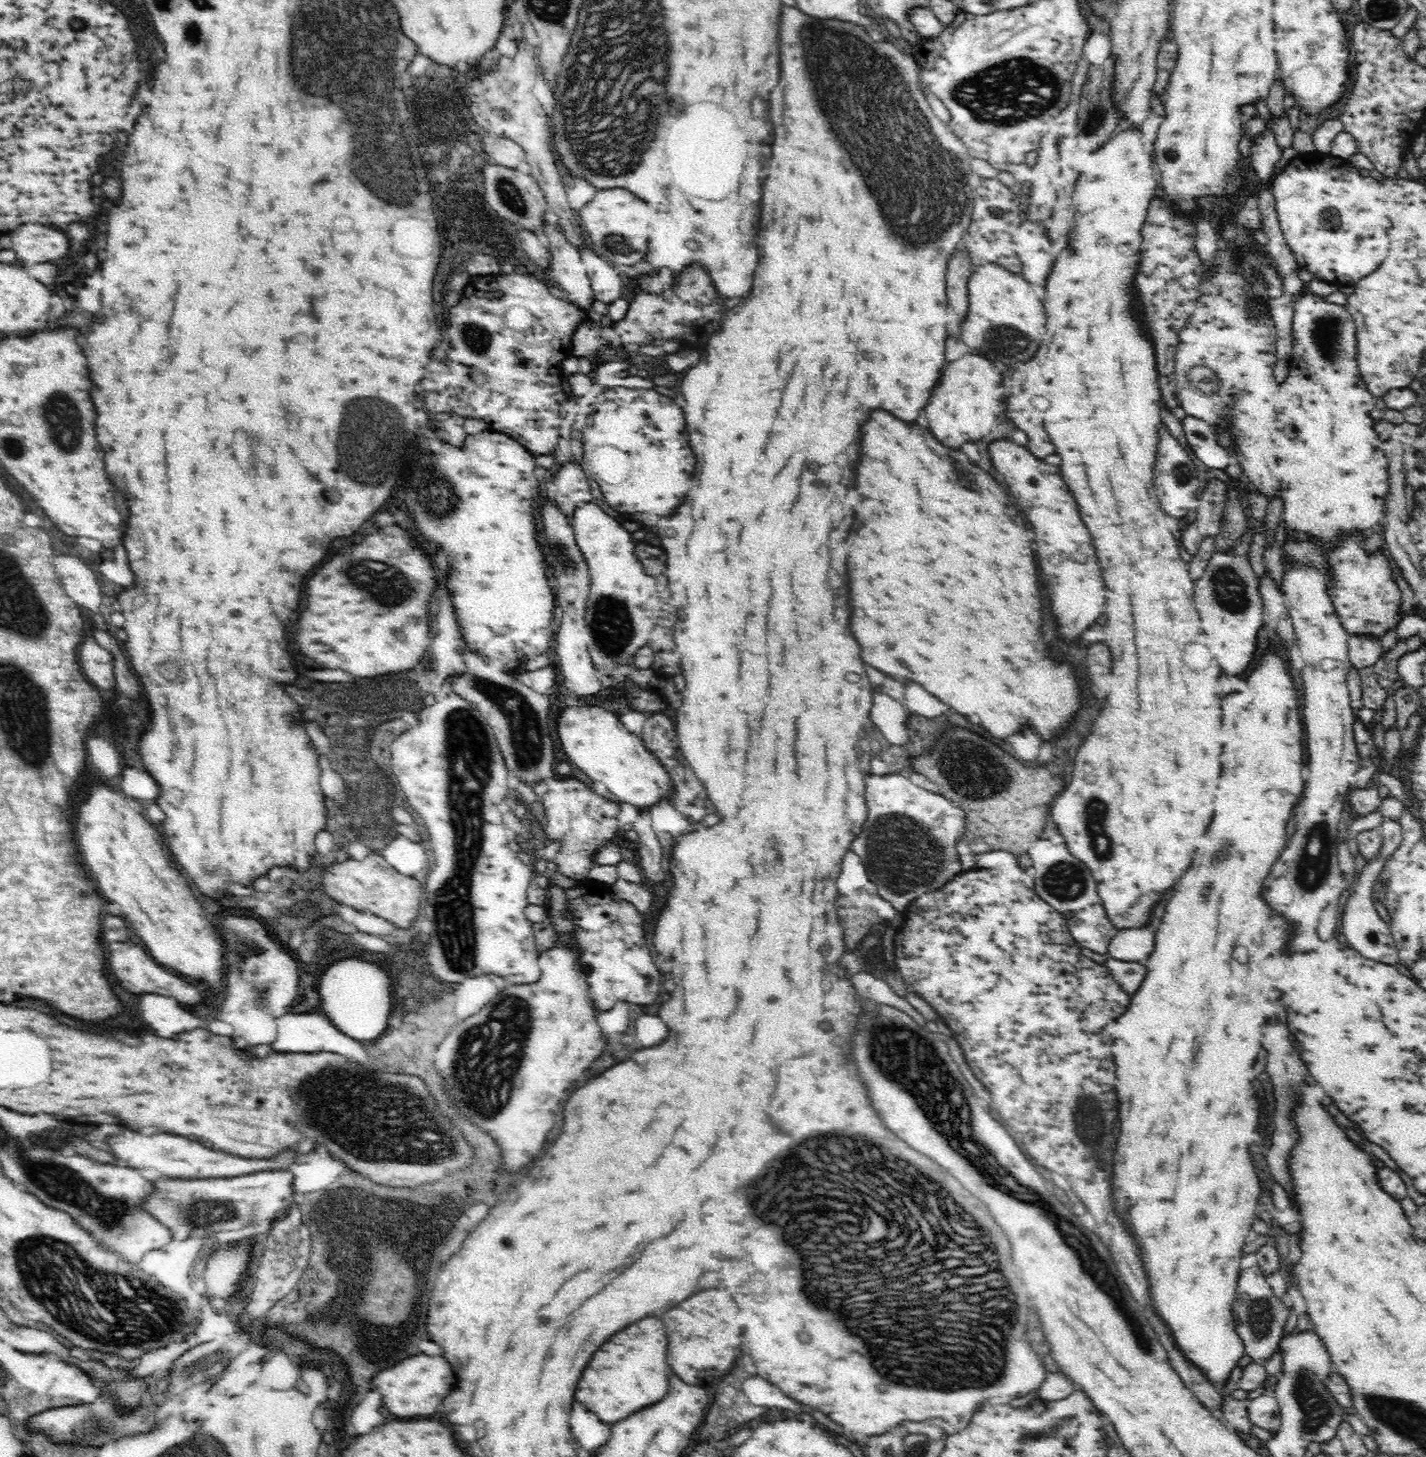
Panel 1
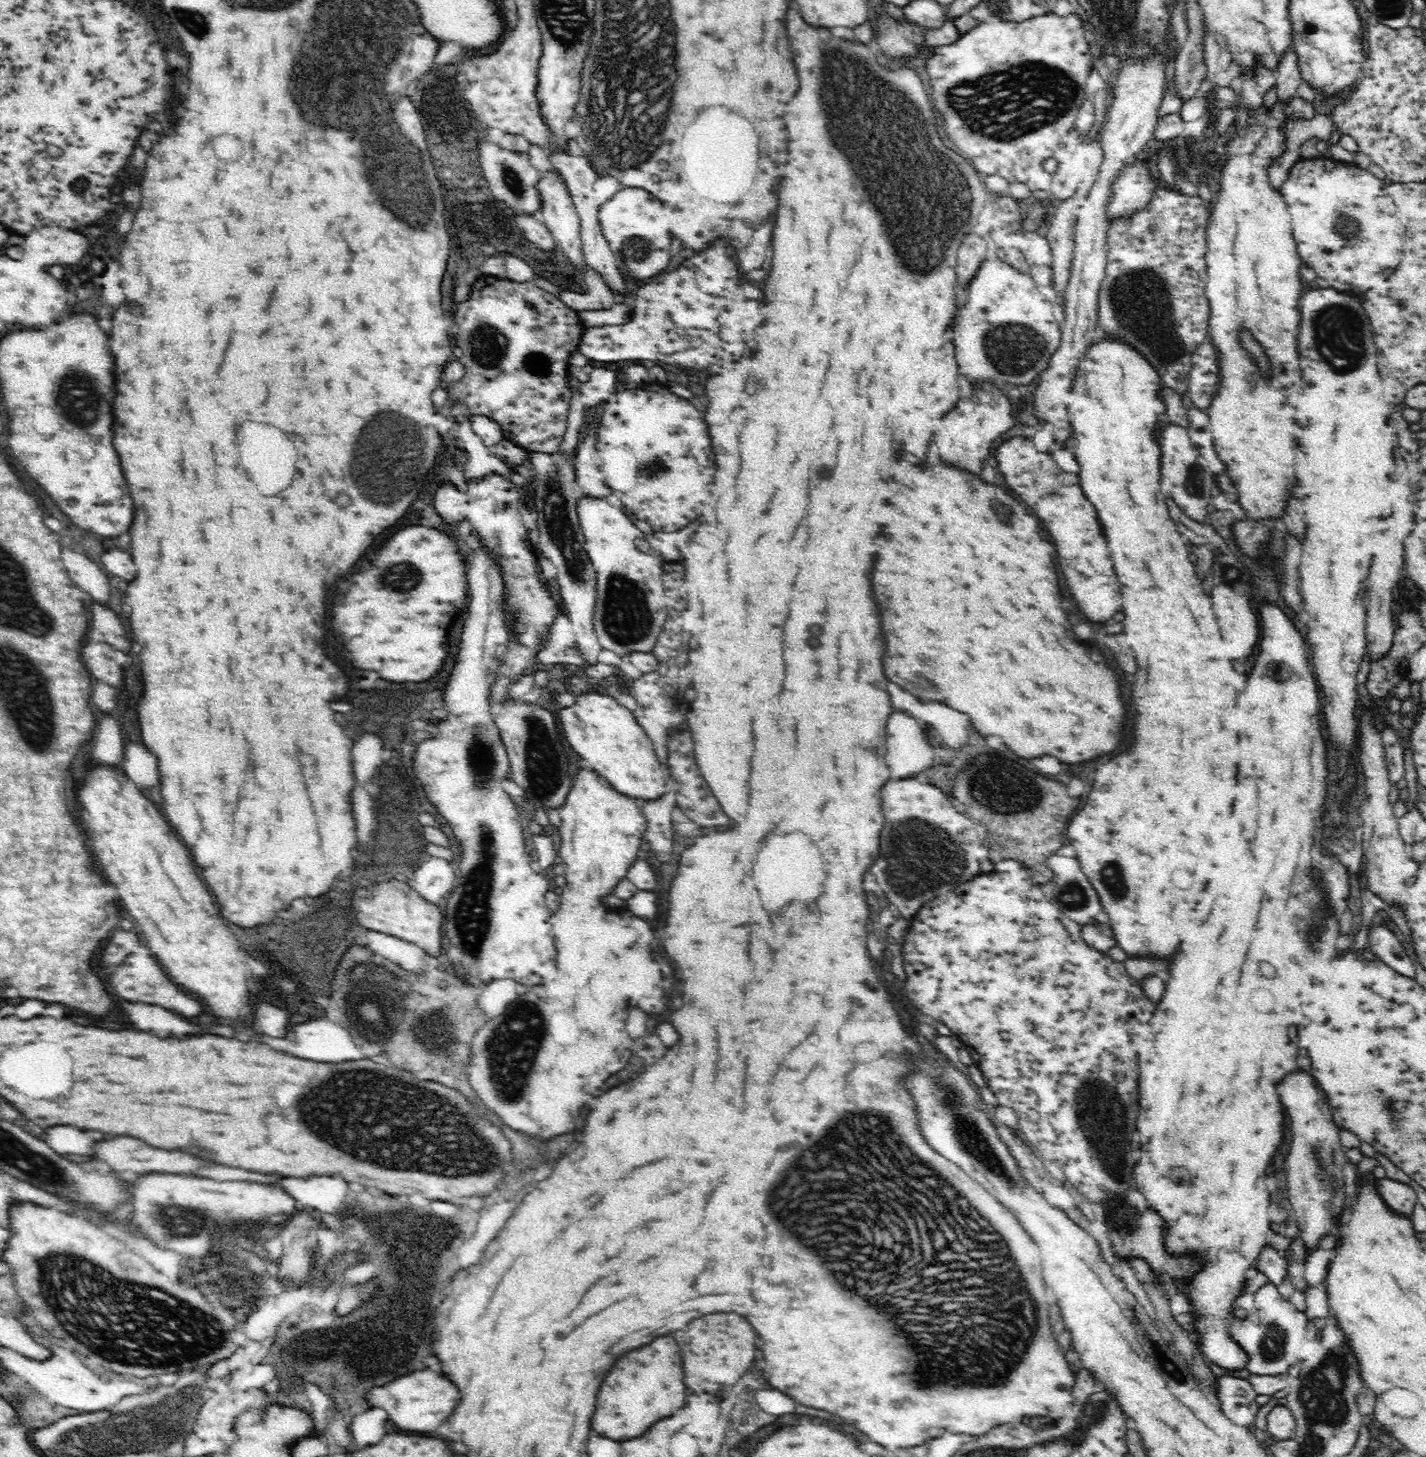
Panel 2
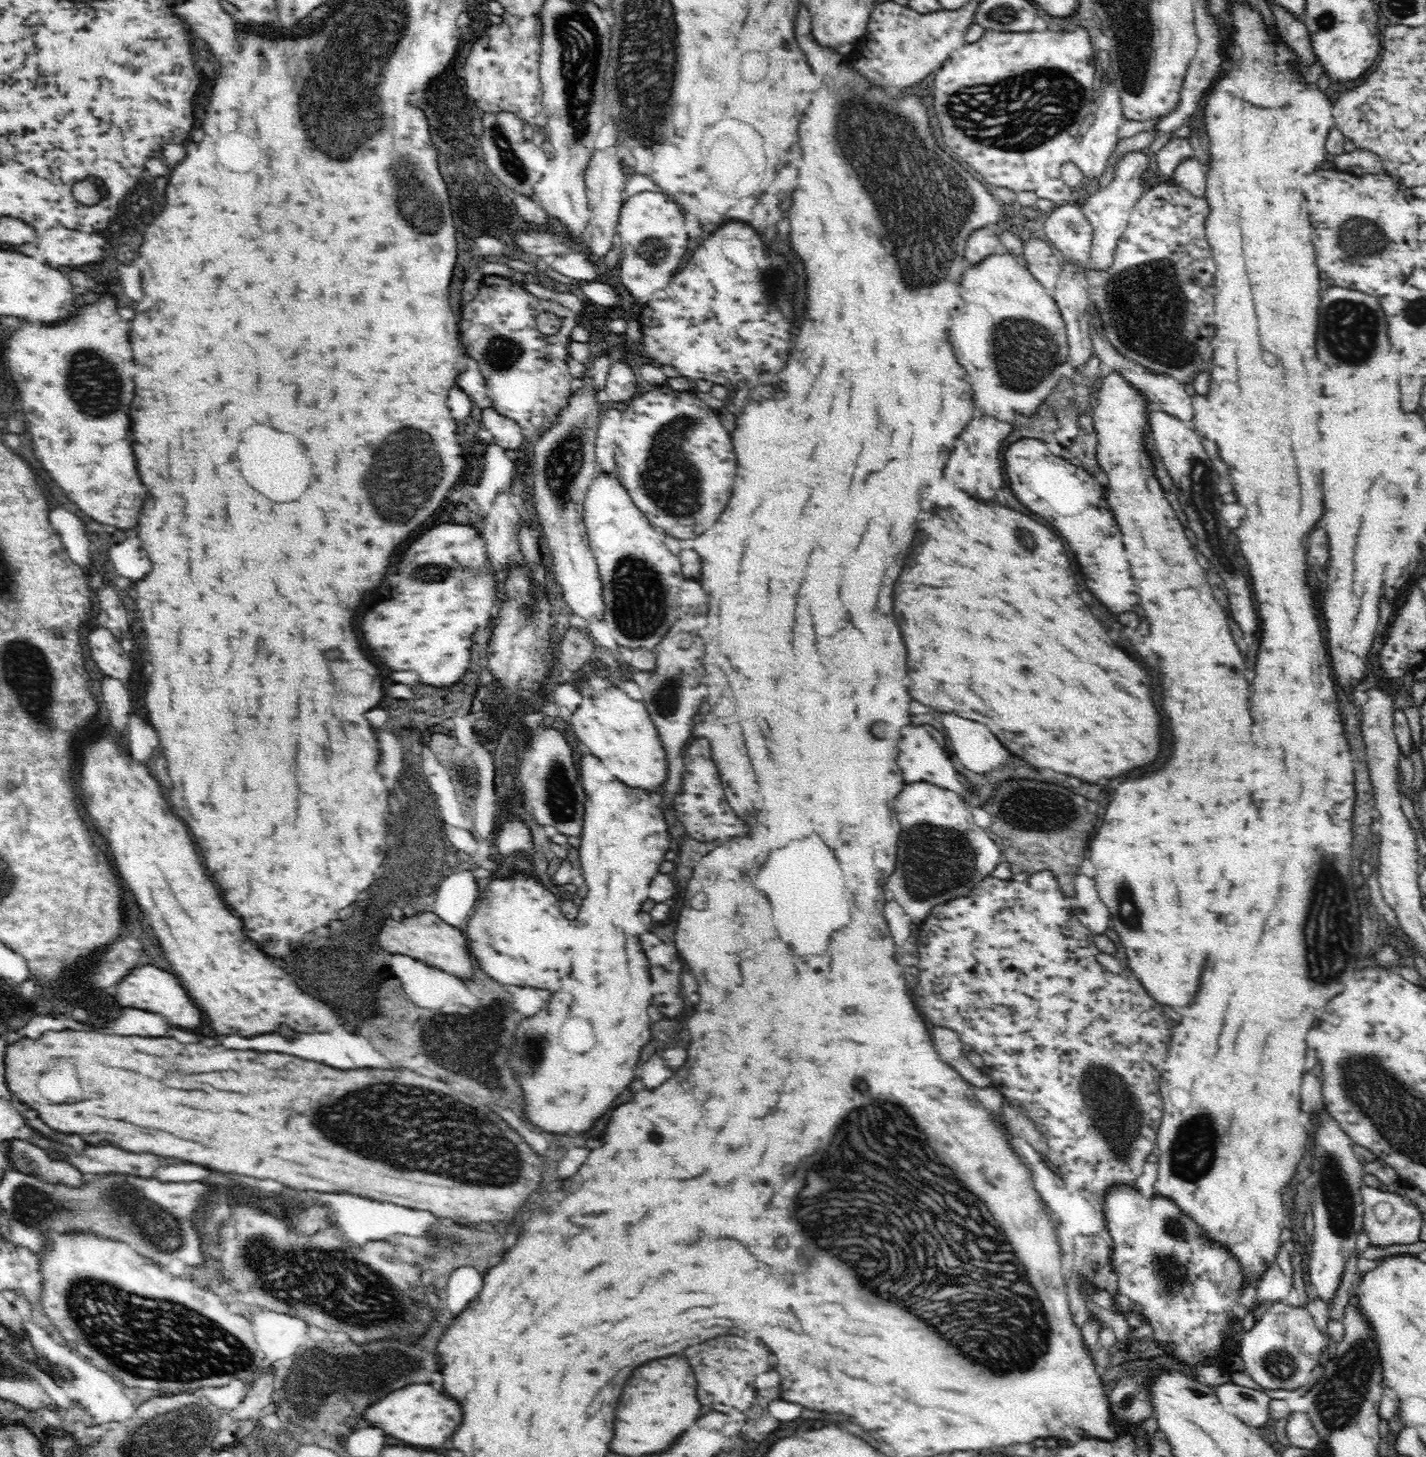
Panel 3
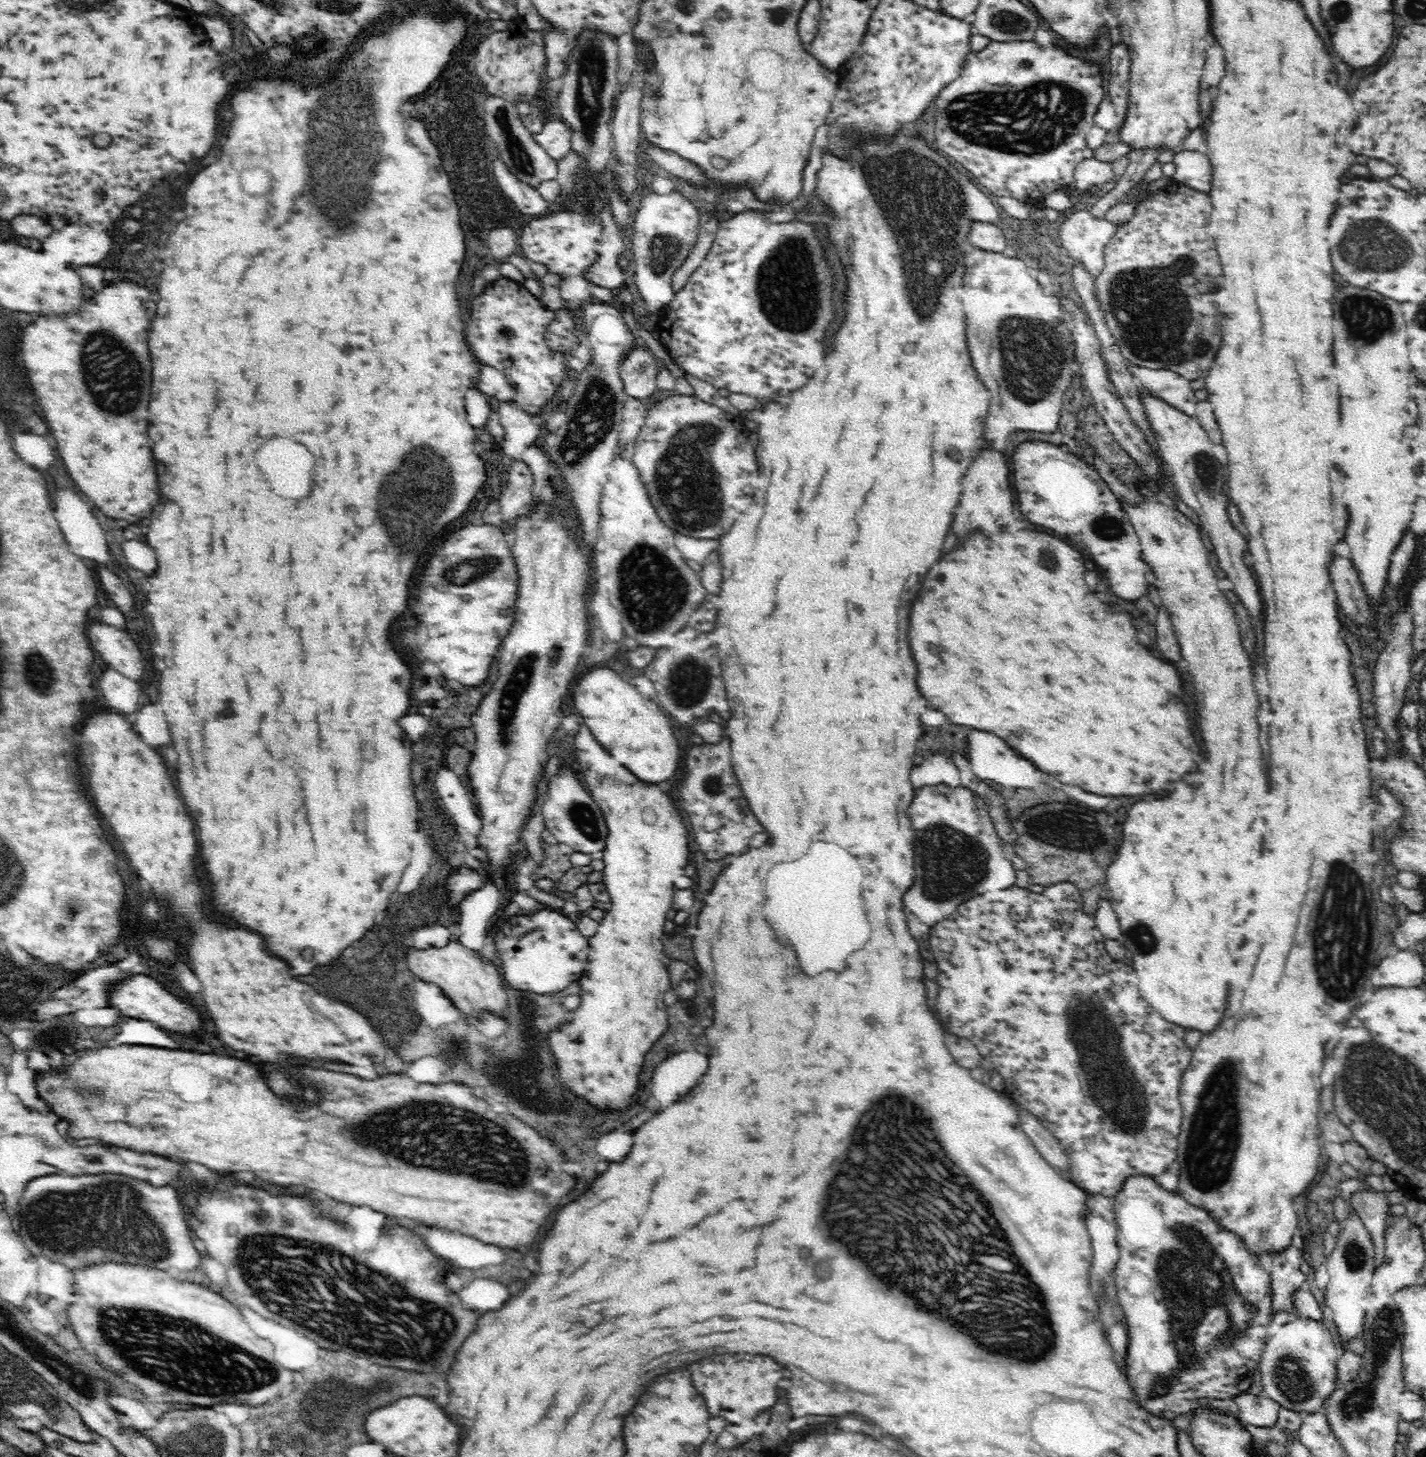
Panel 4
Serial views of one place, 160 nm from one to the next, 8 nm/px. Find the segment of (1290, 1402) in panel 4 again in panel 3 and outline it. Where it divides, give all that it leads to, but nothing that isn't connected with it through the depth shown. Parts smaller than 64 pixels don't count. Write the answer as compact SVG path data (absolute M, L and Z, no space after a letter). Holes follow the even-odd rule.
M1284 1302L1269 1307L1251 1331L1244 1331L1244 1328L1236 1331L1234 1340L1232 1340L1232 1350L1236 1348L1236 1342L1238 1343L1238 1355L1245 1362L1245 1370L1255 1382L1260 1384L1262 1390L1297 1391L1309 1383L1308 1374L1316 1366L1320 1366L1318 1360L1322 1358L1322 1352L1326 1348L1326 1334L1318 1329L1314 1318L1305 1307L1295 1308Z

